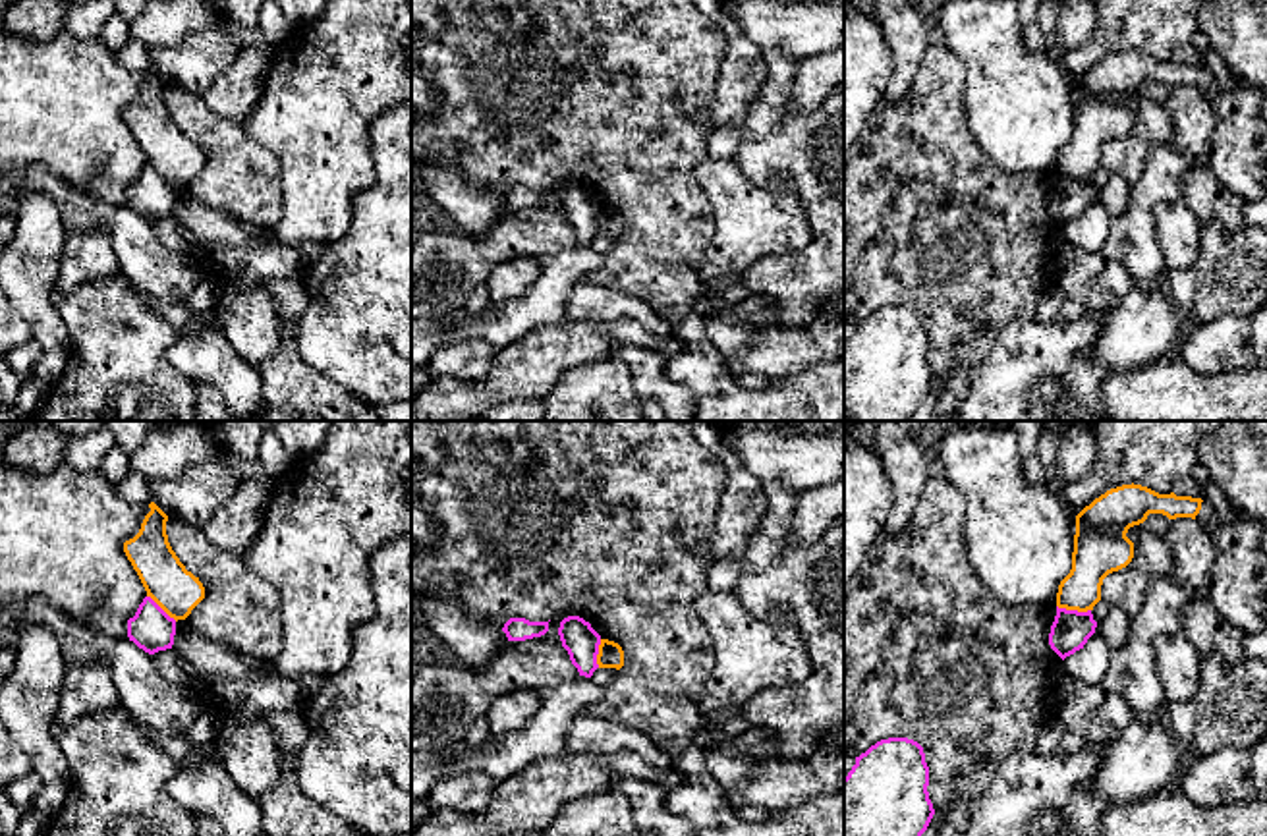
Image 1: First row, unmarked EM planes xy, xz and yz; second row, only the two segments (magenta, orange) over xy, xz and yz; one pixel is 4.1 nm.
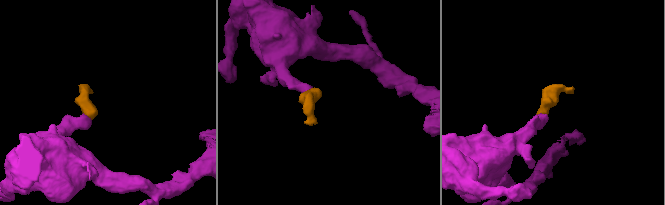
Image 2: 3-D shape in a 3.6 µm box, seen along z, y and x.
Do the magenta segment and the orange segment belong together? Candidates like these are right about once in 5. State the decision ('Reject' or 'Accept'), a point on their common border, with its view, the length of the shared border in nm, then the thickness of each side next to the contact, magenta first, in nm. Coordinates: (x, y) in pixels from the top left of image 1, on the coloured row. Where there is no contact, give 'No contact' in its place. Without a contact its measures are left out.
Reject. Touches magenta at yz (1074, 611). Shared border 150 nm. Thickness 160 nm (magenta) against 190 nm

